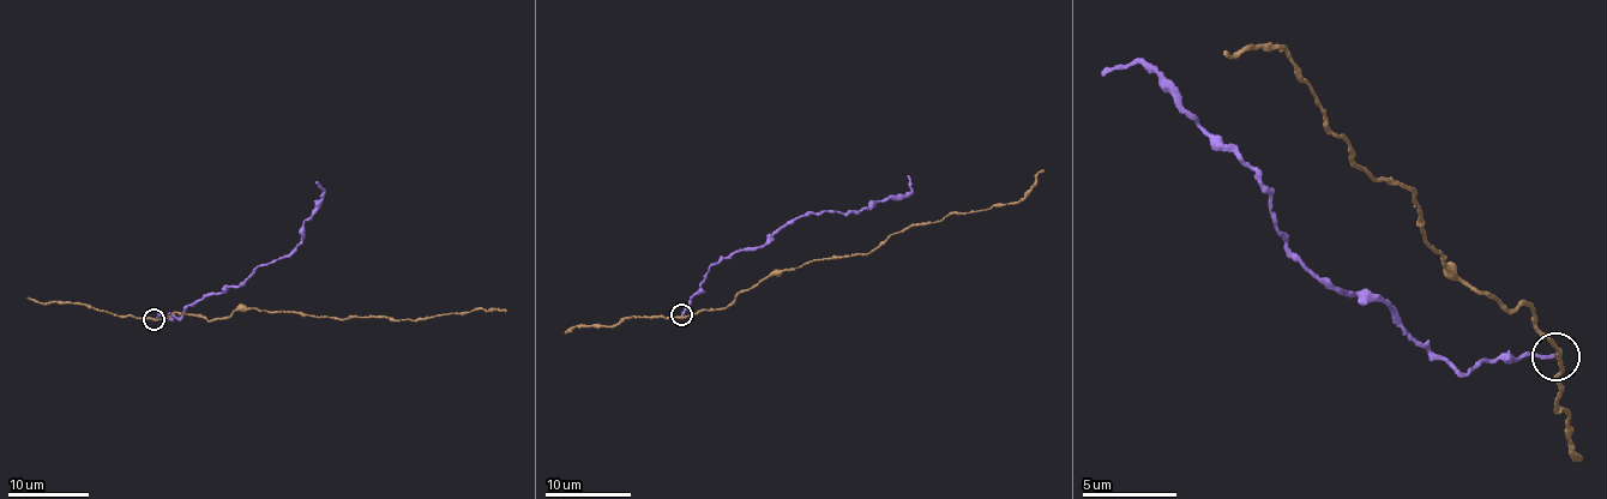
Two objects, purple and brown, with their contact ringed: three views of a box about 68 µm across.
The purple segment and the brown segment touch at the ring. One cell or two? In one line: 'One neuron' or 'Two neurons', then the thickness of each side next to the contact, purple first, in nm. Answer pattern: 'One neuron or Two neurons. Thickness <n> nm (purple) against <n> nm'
Two neurons. Thickness 190 nm (purple) against 200 nm

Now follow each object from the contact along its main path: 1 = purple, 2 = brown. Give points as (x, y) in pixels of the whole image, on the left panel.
1: (154, 319), (180, 319), (205, 295), (244, 284), (264, 263), (292, 254), (323, 191), (316, 184)
2: (154, 318), (180, 312), (209, 320), (257, 307), (397, 322), (483, 307), (507, 311)

